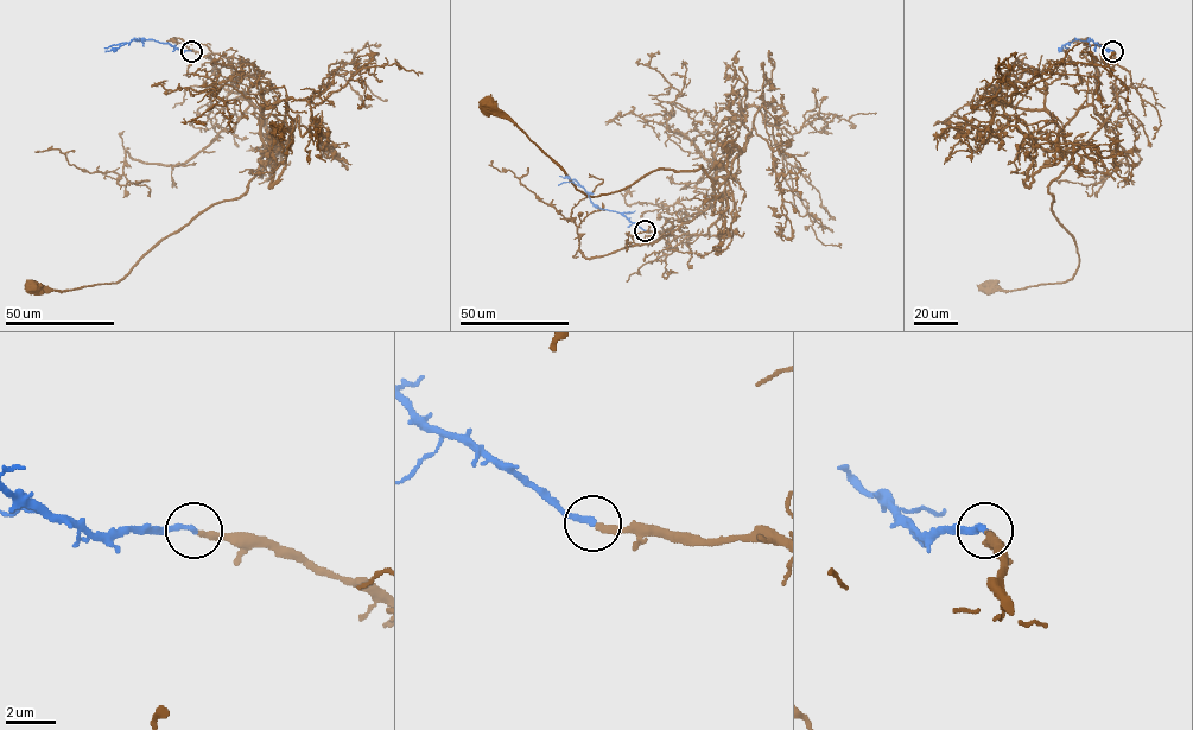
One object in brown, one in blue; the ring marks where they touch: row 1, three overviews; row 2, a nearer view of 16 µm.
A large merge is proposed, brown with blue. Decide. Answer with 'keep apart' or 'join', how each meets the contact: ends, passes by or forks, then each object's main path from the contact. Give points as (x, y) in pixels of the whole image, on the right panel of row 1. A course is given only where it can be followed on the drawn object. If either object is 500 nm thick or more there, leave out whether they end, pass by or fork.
join; brown ends; blue ends; course brown (1114, 51), (1130, 83), (1048, 185), (1052, 210), (1074, 239), (1077, 271), (1065, 281), (1010, 291), (987, 286); course blue (1114, 51), (1092, 39), (1077, 39), (1058, 52)

